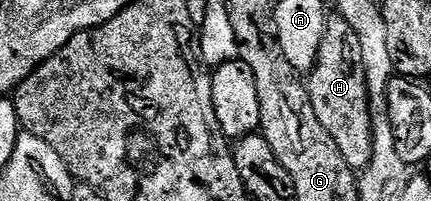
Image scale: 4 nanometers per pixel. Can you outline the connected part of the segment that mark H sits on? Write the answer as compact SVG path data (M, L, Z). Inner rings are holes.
M328 17L319 63L311 70L306 84L309 100L313 100L313 112L317 112L317 120L321 120L321 128L333 136L341 156L345 156L345 164L349 164L351 170L362 172L373 156L371 105L365 84L365 64L361 64L361 48L353 28L349 28L345 19Z

